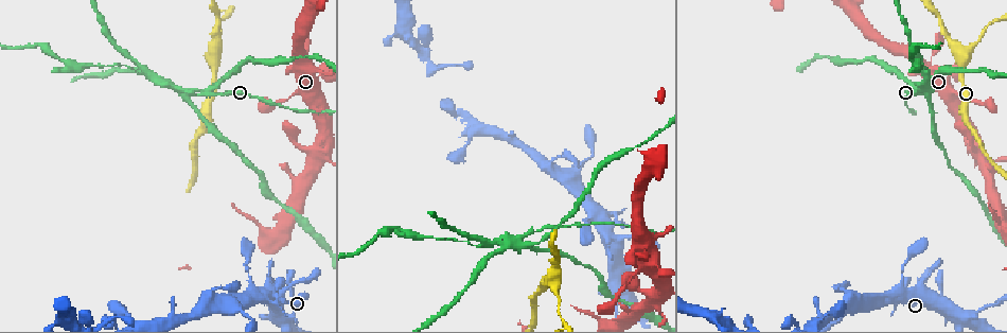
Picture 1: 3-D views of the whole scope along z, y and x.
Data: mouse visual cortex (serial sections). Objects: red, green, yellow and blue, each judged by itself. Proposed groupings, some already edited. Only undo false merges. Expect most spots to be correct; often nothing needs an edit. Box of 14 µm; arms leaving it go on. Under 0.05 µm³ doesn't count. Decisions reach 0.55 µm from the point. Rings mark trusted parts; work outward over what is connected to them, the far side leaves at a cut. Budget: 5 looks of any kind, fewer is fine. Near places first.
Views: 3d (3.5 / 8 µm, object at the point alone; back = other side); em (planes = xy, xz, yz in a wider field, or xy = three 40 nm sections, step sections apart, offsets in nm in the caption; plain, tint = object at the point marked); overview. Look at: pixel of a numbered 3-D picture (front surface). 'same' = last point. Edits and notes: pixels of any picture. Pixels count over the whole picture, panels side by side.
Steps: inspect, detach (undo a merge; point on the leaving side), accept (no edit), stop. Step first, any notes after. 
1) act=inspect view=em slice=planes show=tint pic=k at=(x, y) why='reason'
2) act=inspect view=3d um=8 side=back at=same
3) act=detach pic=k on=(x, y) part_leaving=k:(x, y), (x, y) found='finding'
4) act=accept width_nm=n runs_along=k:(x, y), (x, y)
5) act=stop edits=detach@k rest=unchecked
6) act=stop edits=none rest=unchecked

act=inspect view=3d um=3.5 pic=1 at=(271, 297) why='sharp bend'

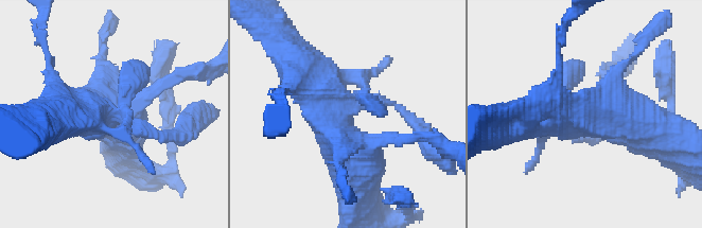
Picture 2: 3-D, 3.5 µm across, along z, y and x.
act=inspect view=em slice=xy step=1 show=tint pic=2 at=(574, 114) why='now the EM'

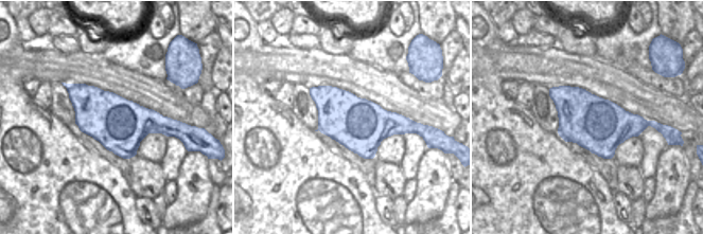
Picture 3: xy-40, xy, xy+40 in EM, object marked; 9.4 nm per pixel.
act=accept runs_along=2:(405, 114), (340, 105), (295, 51) found='all the same cell'

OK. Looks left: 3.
act=inspect view=3d um=3.5 side=back pic=1 at=(925, 90) why='arms run side by side'

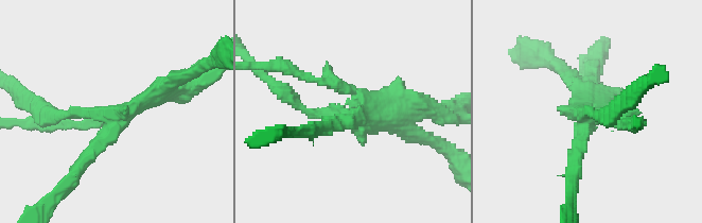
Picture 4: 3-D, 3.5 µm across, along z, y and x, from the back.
act=inspect view=em slice=planes show=tint pic=4 at=(370, 110) why='now the EM'

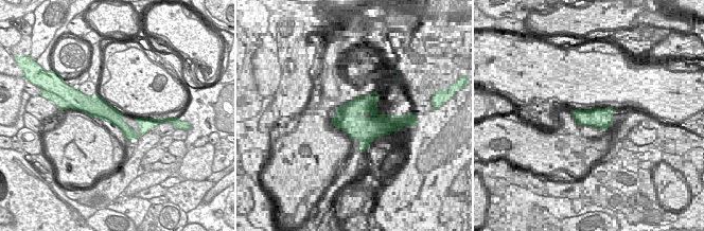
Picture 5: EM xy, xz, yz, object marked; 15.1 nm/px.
act=detach pic=4 on=(578, 116) part_leaving=4:(612, 113), (582, 116), (574, 161) found='a second cell is stuck on'

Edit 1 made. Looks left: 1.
act=stop edits=detach@4 rest=unchecked

